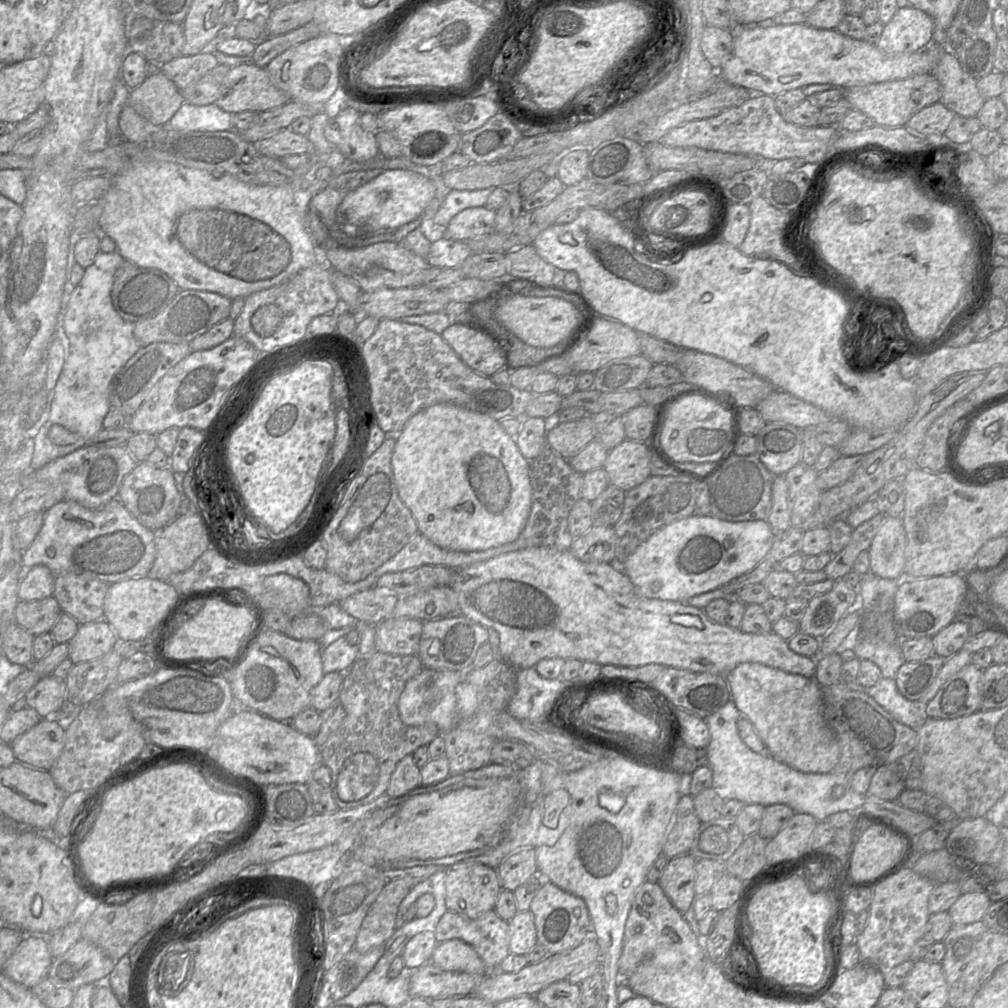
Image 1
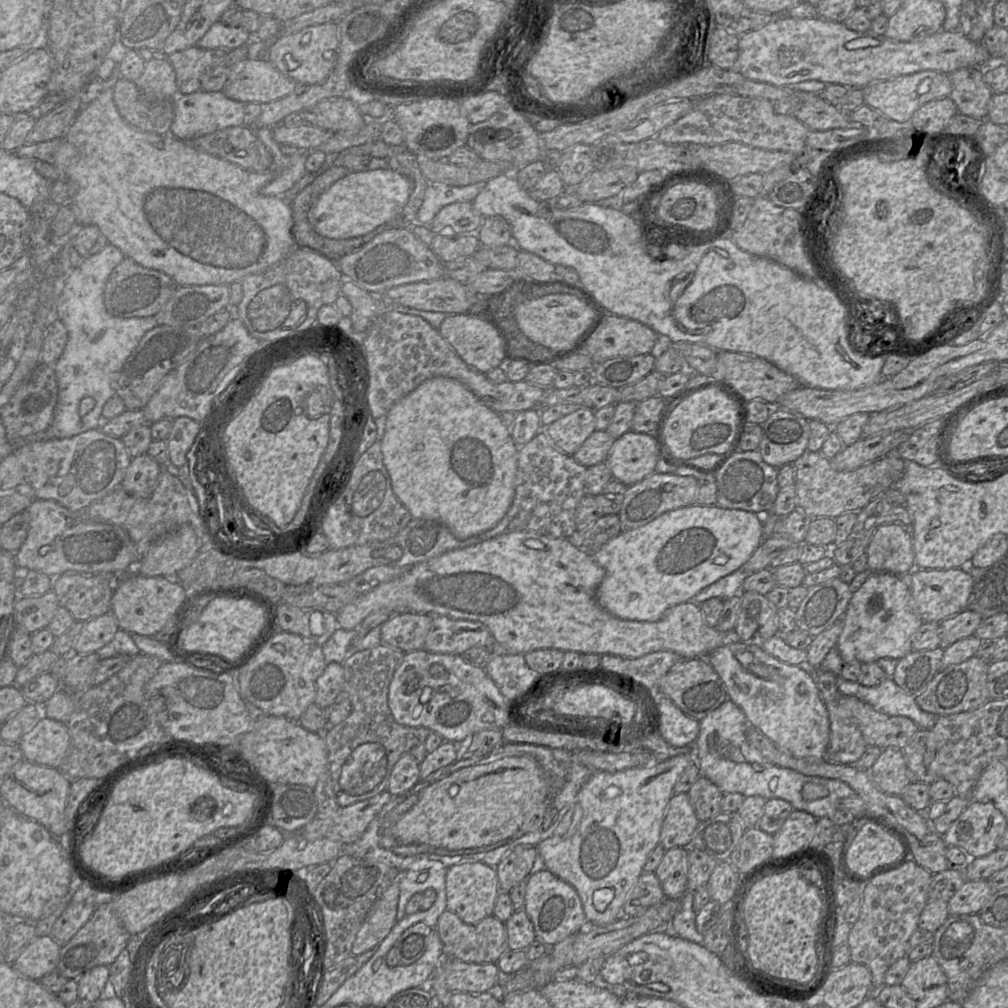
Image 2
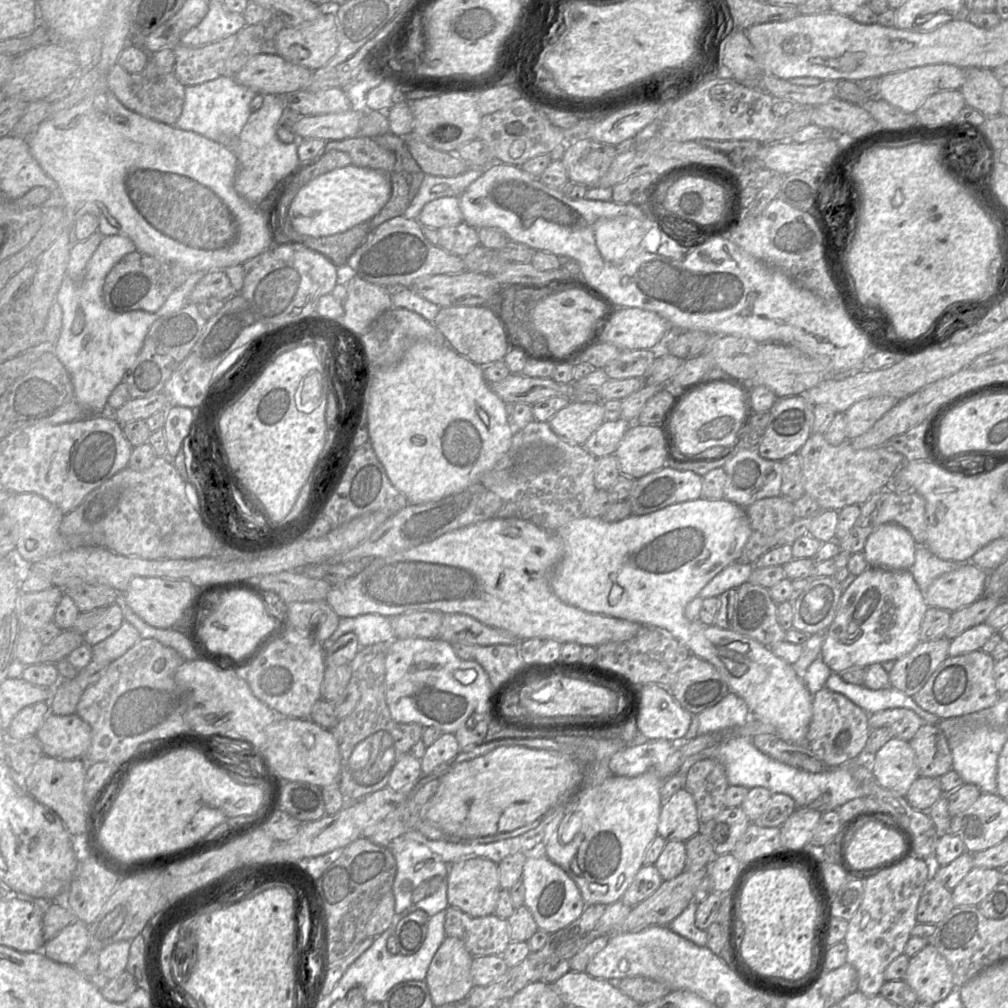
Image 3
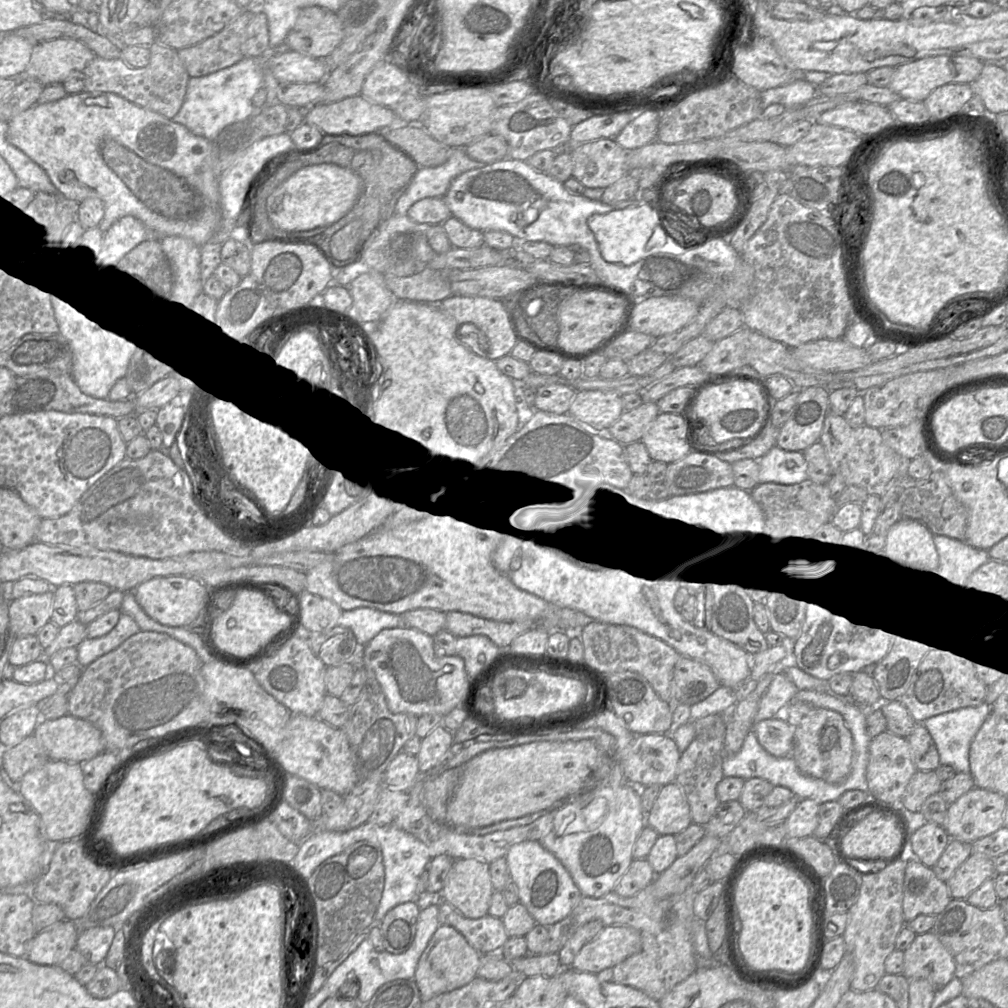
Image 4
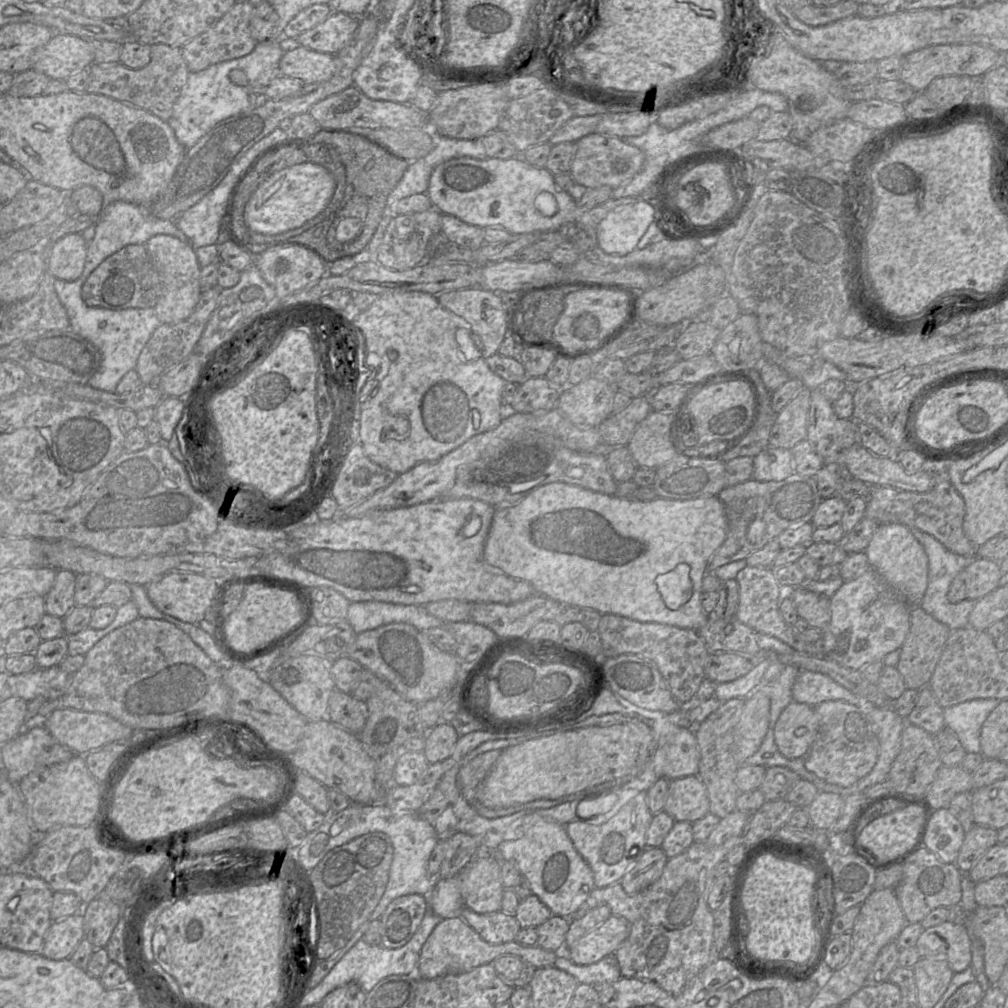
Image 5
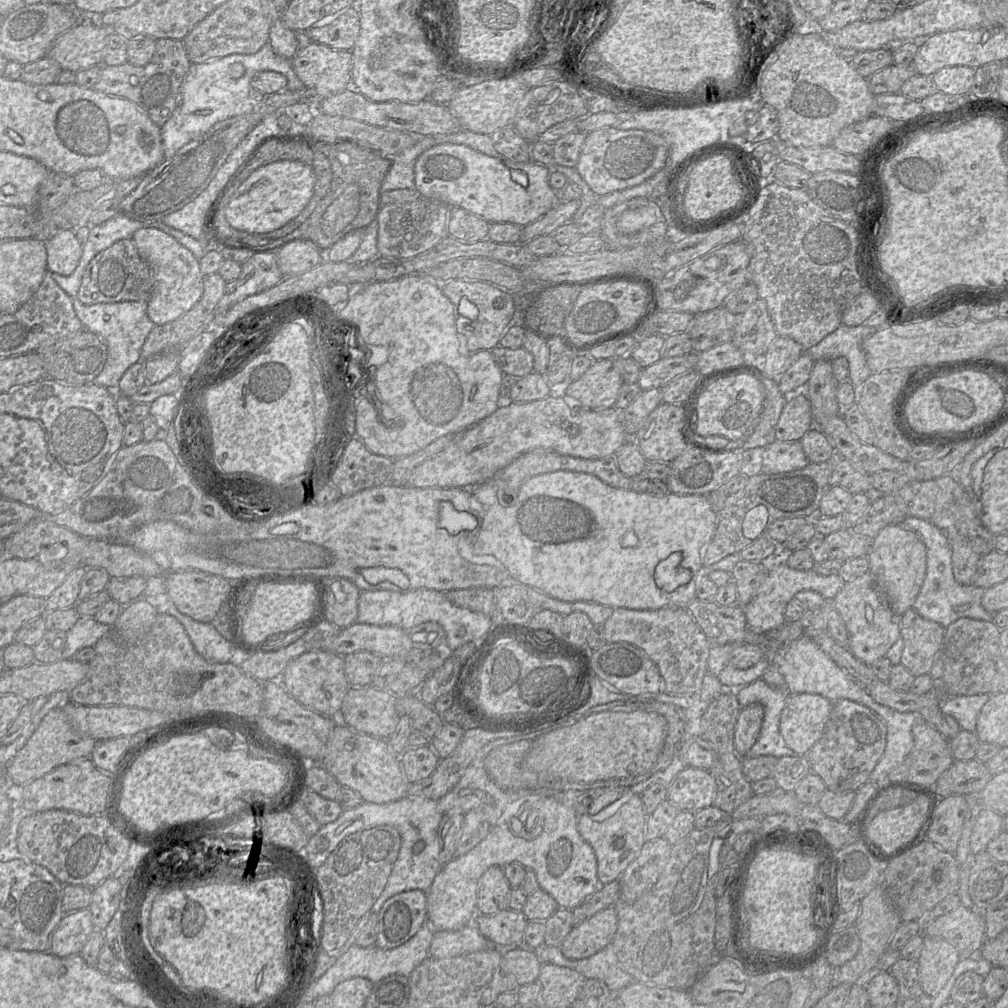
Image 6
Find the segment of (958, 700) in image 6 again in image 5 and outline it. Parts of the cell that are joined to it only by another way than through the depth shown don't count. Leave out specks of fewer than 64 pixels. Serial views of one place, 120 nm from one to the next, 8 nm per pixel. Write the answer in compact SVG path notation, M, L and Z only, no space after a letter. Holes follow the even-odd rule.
M974 699L944 708L943 716L946 728L951 730L961 742L967 753L980 753L981 728L1002 700Z

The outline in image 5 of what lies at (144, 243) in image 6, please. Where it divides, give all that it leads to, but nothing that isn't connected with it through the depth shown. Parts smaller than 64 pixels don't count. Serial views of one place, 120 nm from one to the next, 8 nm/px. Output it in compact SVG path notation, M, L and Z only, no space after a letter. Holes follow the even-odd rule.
M164 234L151 237L145 243L145 248L161 277L161 295L154 306L156 317L161 324L177 324L186 320L193 313L201 294L201 267L195 249L190 243L183 243L174 236Z

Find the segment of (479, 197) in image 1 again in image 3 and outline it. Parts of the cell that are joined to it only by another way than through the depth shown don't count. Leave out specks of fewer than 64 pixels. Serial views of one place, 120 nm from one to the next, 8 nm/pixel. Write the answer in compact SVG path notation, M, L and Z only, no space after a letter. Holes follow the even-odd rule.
M470 168L454 177L425 174L420 188L405 211L404 216L418 219L422 208L428 202L442 197L458 198L483 172L484 168Z

